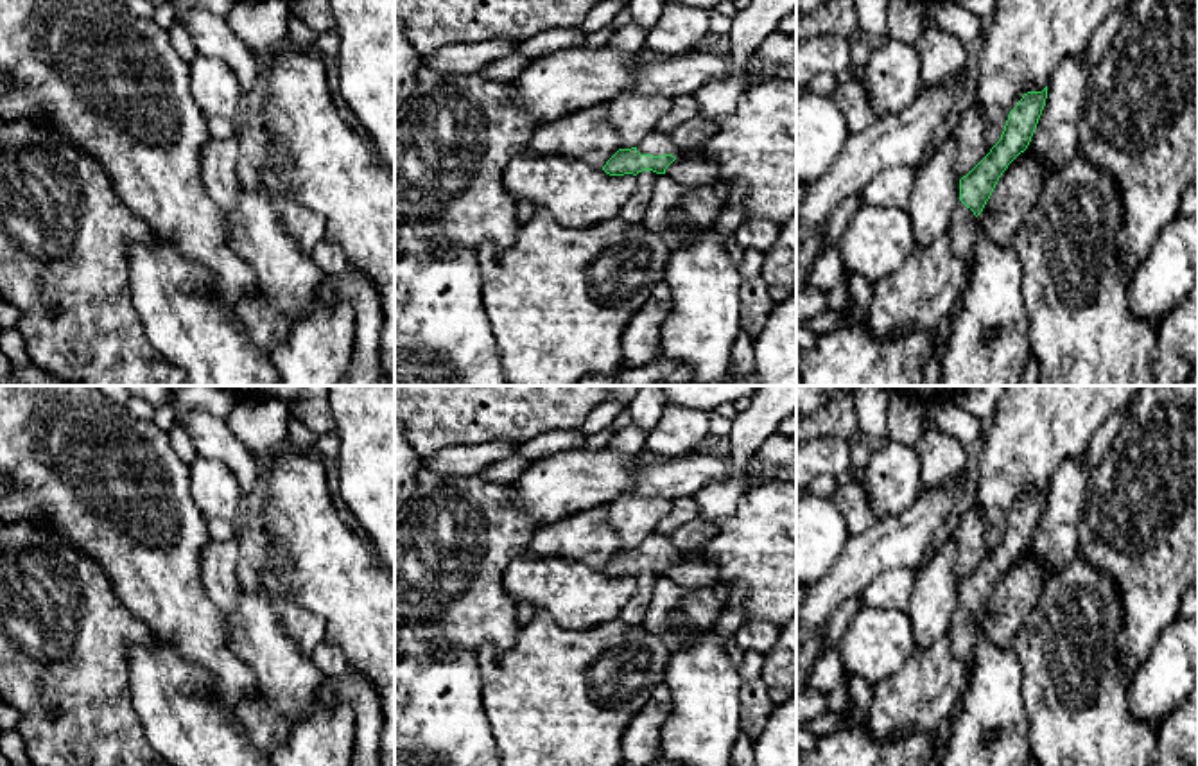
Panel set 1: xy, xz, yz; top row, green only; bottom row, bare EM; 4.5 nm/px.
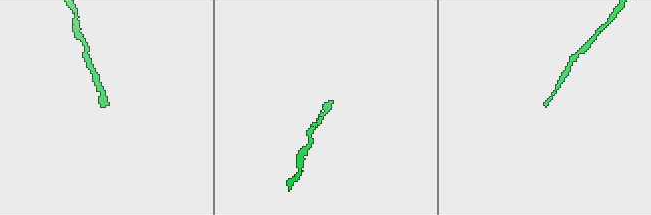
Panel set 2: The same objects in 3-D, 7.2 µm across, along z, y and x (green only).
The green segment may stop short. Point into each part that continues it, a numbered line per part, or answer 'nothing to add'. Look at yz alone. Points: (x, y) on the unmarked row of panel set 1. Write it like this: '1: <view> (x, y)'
1: yz (963, 630)

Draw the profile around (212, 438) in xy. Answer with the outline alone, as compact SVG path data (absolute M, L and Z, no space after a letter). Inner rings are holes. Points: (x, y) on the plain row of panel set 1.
M188 411L181 414L181 425L190 434L199 456L226 465L237 477L242 493L258 499L264 488L258 463L222 418L204 411Z

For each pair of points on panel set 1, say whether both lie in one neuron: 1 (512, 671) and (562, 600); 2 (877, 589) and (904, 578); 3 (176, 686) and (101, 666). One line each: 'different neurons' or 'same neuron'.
1: different neurons
2: same neuron
3: different neurons

